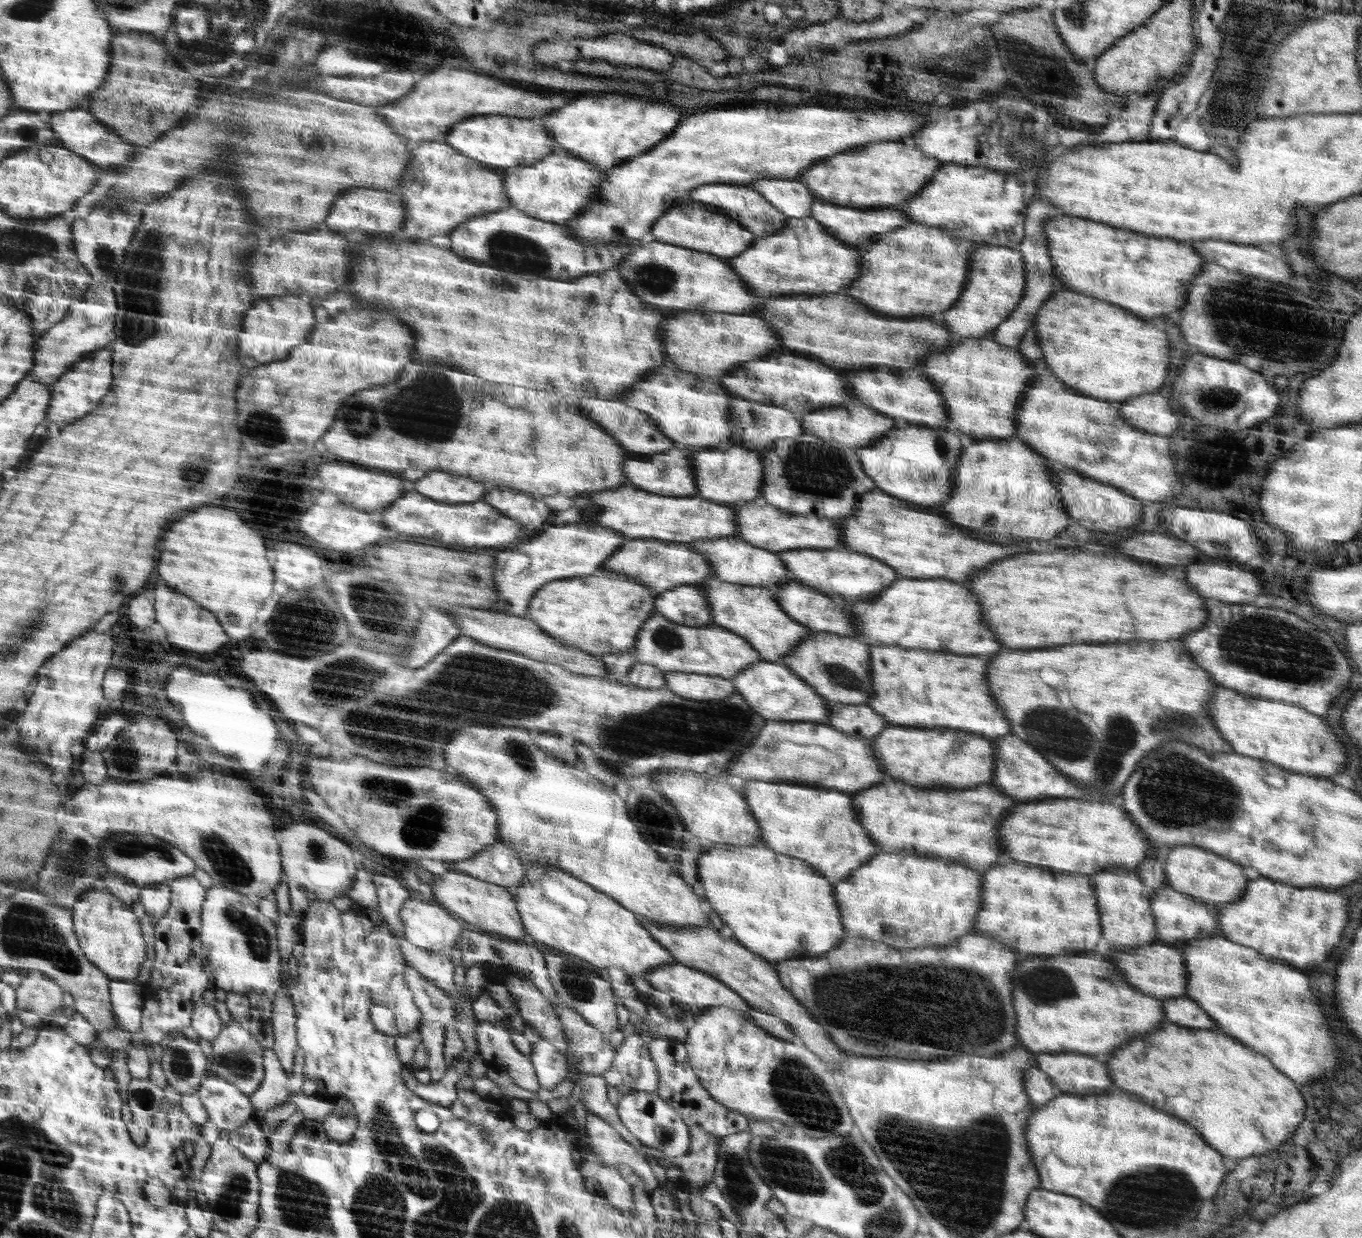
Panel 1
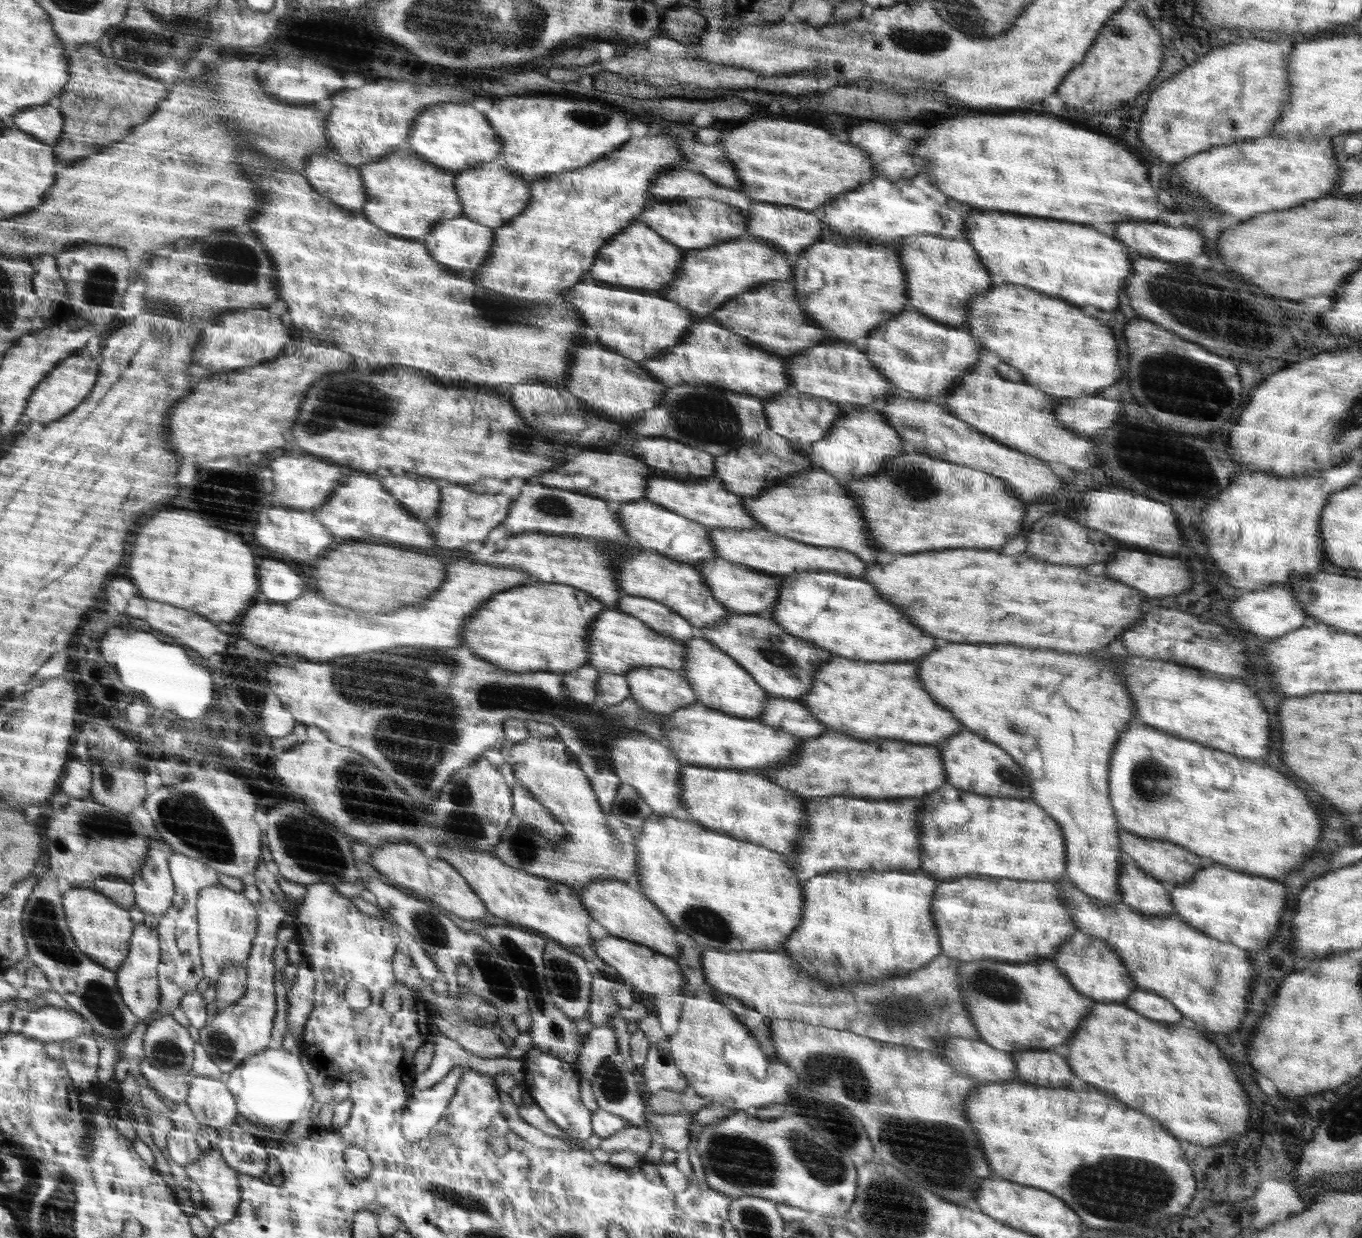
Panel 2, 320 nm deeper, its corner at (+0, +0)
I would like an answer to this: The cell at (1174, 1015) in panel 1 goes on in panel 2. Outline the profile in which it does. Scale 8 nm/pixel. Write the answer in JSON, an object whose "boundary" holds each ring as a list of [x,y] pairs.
{"boundary":[[[1137,988],[1125,1000],[1128,1008],[1136,1010],[1138,1014],[1146,1018],[1164,1020],[1164,1022],[1185,1022],[1183,1014],[1169,1000],[1155,992]]]}

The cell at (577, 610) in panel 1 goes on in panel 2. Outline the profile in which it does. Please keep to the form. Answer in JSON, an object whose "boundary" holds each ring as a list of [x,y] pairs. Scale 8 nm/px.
{"boundary":[[[537,583],[536,586],[522,585],[499,592],[485,605],[478,607],[477,613],[472,615],[461,630],[463,642],[461,646],[469,648],[484,660],[495,664],[502,670],[512,672],[567,672],[588,664],[589,628],[597,616],[606,610],[606,606],[589,593],[567,584]]]}

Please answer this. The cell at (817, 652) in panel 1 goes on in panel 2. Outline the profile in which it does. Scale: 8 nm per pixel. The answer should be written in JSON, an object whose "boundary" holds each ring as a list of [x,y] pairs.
{"boundary":[[[734,613],[718,624],[702,627],[706,640],[732,656],[770,695],[798,699],[810,690],[814,671],[835,654],[788,634],[768,616]]]}

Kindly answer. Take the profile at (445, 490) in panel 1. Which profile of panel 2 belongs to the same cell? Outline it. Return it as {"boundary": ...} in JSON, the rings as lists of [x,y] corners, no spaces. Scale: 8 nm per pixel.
{"boundary":[[[408,474],[386,476],[385,488],[412,516],[428,522],[441,504],[441,488],[436,480]]]}

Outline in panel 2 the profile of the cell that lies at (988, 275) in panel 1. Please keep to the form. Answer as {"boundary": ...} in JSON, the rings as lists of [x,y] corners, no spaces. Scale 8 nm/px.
{"boundary":[[[916,235],[898,239],[886,246],[897,247],[905,267],[909,286],[909,307],[942,325],[965,324],[974,296],[994,288],[993,277],[981,263],[976,249],[965,238],[953,239],[938,235]]]}

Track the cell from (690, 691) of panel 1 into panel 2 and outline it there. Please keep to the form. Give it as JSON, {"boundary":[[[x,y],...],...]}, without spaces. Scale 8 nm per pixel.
{"boundary":[[[638,667],[624,675],[633,699],[648,712],[670,715],[679,708],[697,702],[692,685],[680,671]]]}

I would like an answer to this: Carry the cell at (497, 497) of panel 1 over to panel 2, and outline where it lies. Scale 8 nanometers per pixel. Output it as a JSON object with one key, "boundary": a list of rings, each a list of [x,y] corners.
{"boundary":[[[453,483],[441,488],[441,504],[438,507],[438,524],[433,527],[436,546],[440,548],[460,548],[466,542],[485,542],[488,532],[508,518],[513,500],[502,493],[479,494],[464,484]]]}

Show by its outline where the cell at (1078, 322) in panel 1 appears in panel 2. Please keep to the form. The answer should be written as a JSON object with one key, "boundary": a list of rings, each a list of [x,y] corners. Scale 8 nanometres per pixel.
{"boundary":[[[994,285],[990,292],[974,296],[965,326],[987,352],[998,354],[999,362],[1017,368],[1023,374],[1024,382],[1054,397],[1097,395],[1098,390],[1112,386],[1122,376],[1122,368],[1118,366],[1118,344],[1108,325],[1101,324],[1092,316],[1086,316],[1076,305],[1022,285]]]}

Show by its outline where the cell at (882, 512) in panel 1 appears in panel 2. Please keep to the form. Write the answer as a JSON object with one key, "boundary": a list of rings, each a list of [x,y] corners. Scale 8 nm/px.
{"boundary":[[[820,468],[793,474],[776,483],[772,490],[764,489],[757,497],[742,496],[745,509],[762,529],[792,540],[819,547],[846,549],[868,565],[876,564],[873,542],[868,540],[867,524],[861,518],[861,505],[837,477]]]}

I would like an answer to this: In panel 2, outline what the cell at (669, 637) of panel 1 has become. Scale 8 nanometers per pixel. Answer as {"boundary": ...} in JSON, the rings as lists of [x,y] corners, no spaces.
{"boundary":[[[616,608],[602,611],[589,628],[588,664],[598,672],[625,674],[632,668],[662,667],[683,672],[685,667],[686,647],[684,642],[674,640],[654,631],[638,617],[620,612]]]}

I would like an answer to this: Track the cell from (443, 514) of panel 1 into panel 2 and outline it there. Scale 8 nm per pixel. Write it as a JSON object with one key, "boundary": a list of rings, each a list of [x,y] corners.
{"boundary":[[[354,472],[349,474],[334,490],[333,495],[319,507],[312,509],[313,517],[329,529],[334,538],[354,538],[354,540],[372,540],[372,542],[398,542],[410,546],[436,546],[433,529],[426,522],[412,516],[401,504],[382,488],[376,478],[368,474]]]}

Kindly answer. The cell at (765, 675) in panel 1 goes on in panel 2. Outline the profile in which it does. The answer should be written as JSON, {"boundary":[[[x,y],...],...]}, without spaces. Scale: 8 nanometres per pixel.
{"boundary":[[[697,625],[692,627],[692,636],[693,638],[685,643],[687,661],[682,675],[692,685],[697,702],[732,716],[754,719],[760,715],[765,710],[766,699],[772,695],[766,692],[732,656],[728,656],[706,640],[704,632]]]}

